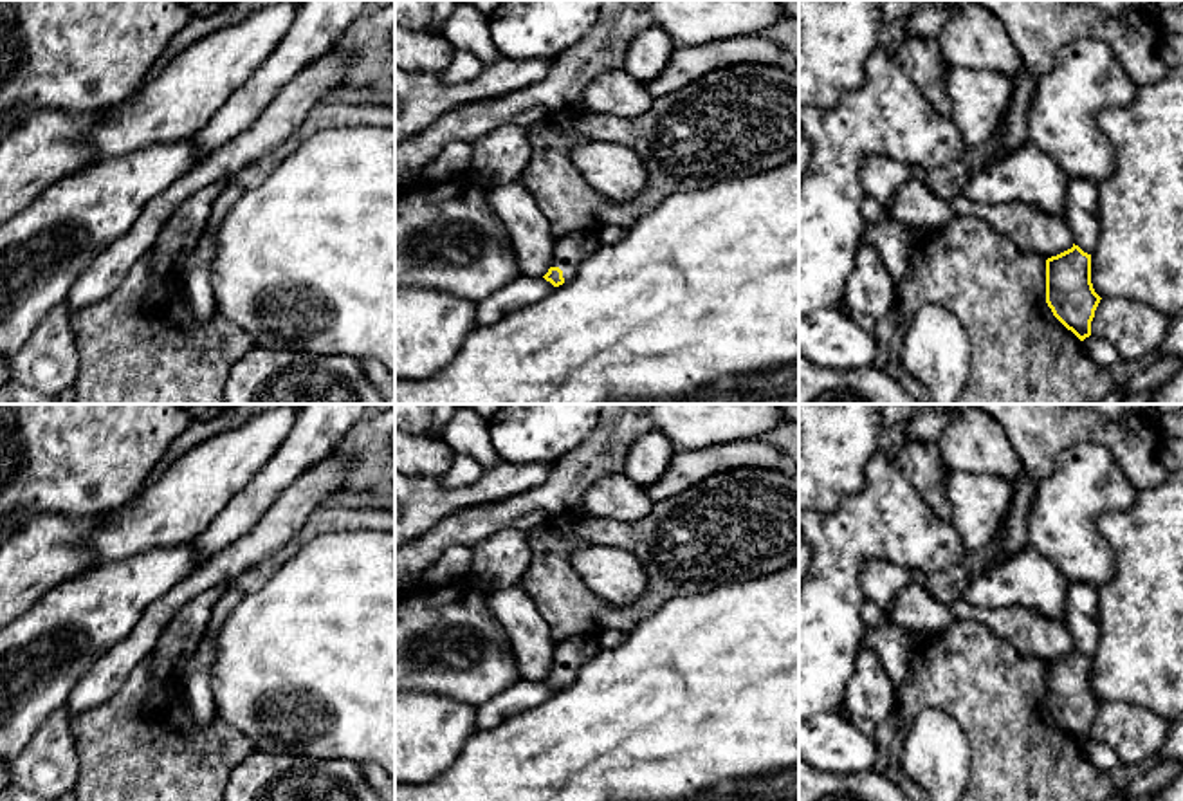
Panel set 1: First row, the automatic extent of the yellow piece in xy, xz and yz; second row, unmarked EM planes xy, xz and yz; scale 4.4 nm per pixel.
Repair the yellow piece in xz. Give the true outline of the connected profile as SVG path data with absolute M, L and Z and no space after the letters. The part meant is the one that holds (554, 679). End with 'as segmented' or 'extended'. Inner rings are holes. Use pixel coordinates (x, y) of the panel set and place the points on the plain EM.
M575 635L561 640L555 646L552 671L543 682L554 691L563 689L577 678L579 668L599 651L597 637Z; extended

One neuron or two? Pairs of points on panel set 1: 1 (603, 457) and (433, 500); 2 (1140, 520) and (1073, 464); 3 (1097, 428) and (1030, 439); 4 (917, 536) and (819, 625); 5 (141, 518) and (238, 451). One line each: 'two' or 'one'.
1: two
2: two
3: one
4: one
5: one

